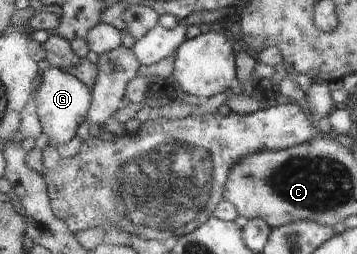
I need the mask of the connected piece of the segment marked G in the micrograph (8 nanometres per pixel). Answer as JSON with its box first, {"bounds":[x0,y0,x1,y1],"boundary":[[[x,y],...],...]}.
{"bounds":[34,67,91,145],"boundary":[[[51,67],[42,74],[37,95],[34,96],[36,114],[48,142],[55,141],[63,145],[68,143],[76,135],[76,129],[86,122],[88,110],[91,108],[91,88],[80,82],[75,75],[69,75],[67,71]]]}

